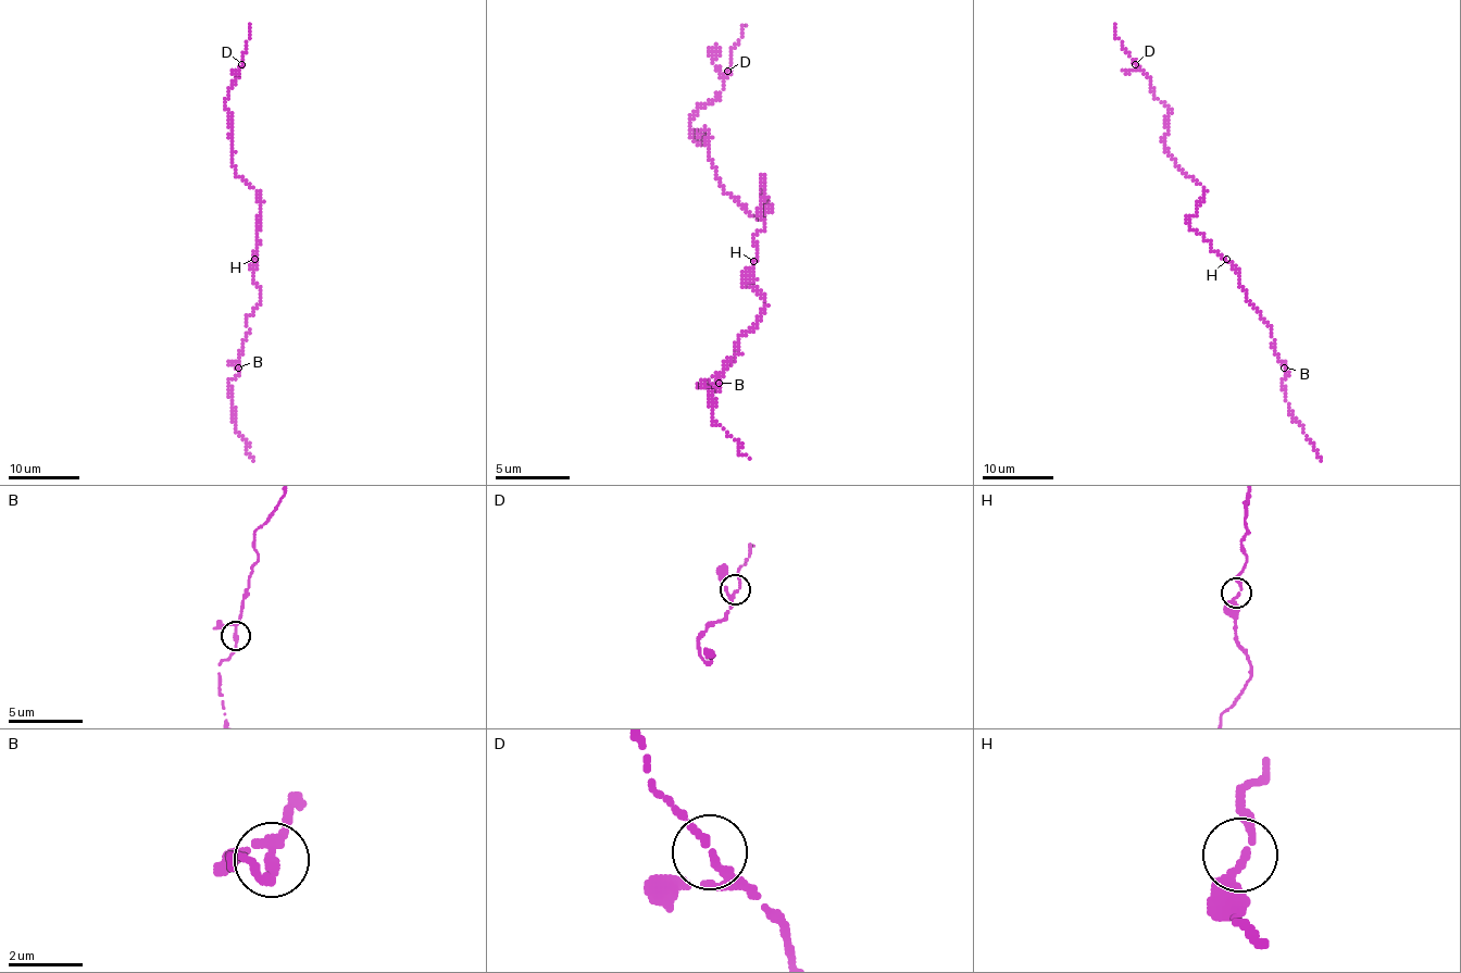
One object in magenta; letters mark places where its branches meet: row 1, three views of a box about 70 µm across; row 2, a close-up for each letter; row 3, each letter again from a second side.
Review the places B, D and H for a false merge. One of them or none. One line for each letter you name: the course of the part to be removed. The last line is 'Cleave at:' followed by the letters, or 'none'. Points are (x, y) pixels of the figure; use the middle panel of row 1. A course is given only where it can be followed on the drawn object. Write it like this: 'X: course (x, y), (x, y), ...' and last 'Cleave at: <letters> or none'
Cleave at: none

